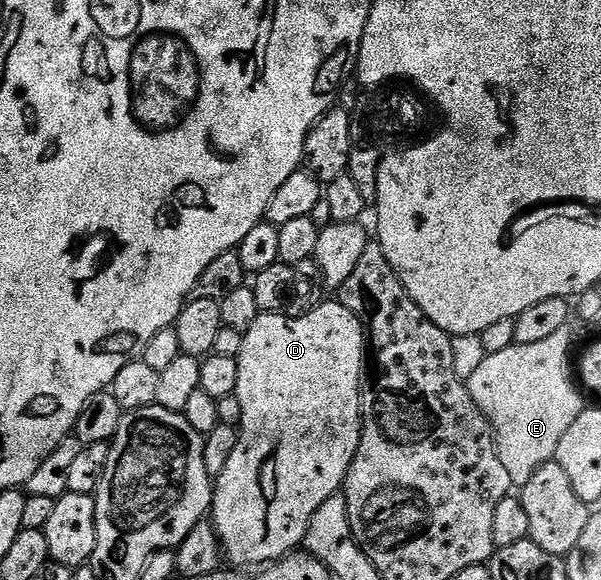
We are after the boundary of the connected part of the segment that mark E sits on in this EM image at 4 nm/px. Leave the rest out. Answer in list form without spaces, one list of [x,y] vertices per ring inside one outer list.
[[[567,325],[536,344],[515,344],[512,348],[504,348],[504,352],[488,354],[468,381],[472,400],[494,430],[500,461],[504,463],[504,468],[515,487],[521,488],[543,464],[557,455],[560,436],[568,432],[576,416],[584,409],[583,391],[576,382],[574,387],[574,382],[570,379],[570,331],[571,327]]]

